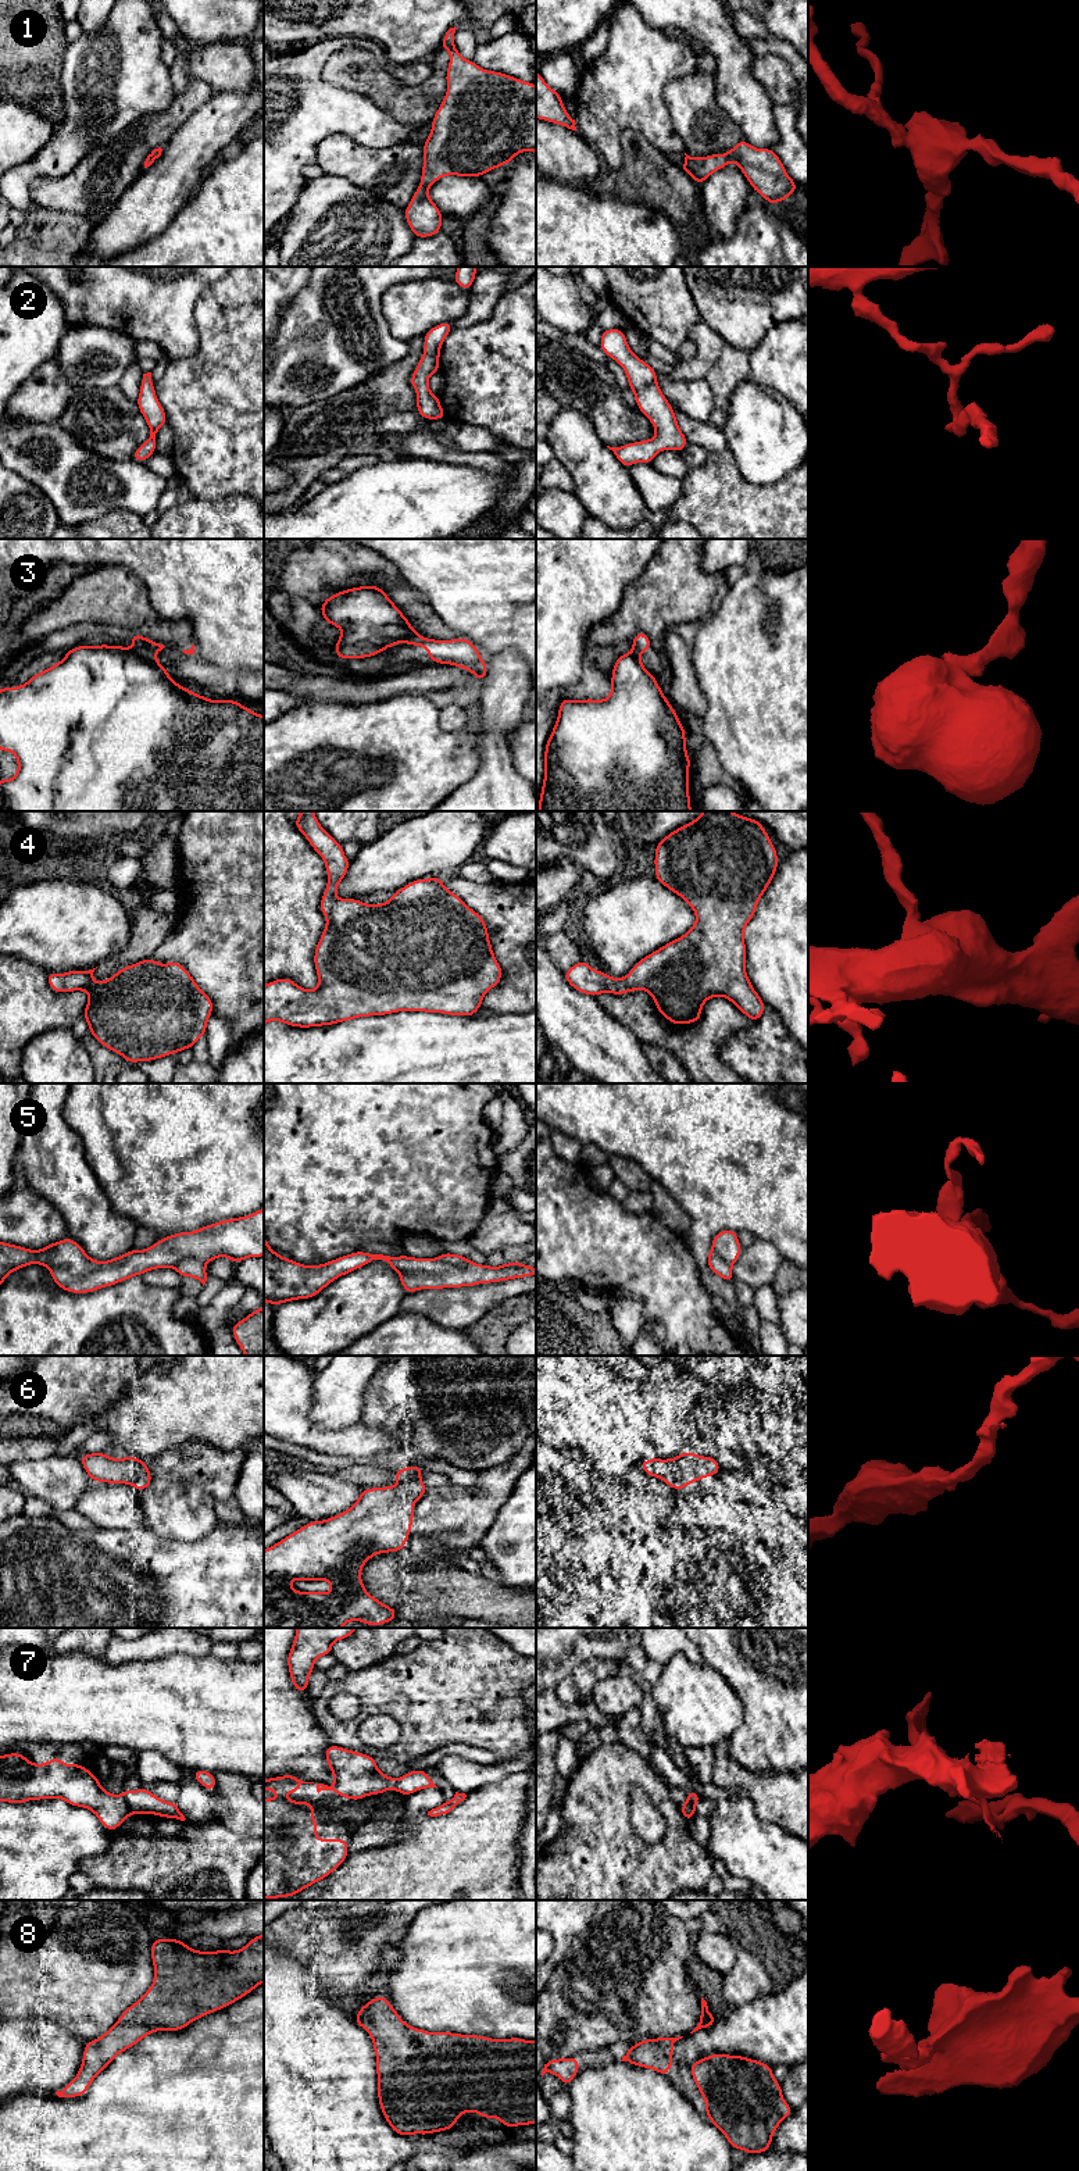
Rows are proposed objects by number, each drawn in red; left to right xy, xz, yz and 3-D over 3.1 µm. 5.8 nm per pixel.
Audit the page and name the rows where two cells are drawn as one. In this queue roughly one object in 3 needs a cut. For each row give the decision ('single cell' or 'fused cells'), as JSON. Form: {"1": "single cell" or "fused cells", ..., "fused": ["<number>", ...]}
{"1": "single cell", "2": "single cell", "3": "fused cells", "4": "single cell", "5": "fused cells", "6": "single cell", "7": "fused cells", "8": "single cell", "fused": ["3", "5", "7"]}

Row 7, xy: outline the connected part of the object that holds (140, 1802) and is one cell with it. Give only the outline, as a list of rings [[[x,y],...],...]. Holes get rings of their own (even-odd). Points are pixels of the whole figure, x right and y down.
[[[140,1788],[137,1790],[124,1789],[125,1799],[131,1813],[135,1814],[156,1814],[164,1818],[176,1818],[185,1821],[175,1802],[165,1802],[151,1793],[149,1789]]]

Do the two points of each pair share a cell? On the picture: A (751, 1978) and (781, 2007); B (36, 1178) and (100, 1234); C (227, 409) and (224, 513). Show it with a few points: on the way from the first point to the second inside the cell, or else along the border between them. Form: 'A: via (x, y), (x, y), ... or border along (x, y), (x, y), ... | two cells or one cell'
A: border along (772, 1992), (738, 2006) | two cells
B: via (52, 1188), (85, 1218) | one cell
C: border along (195, 496), (215, 499), (246, 495), (249, 497) | two cells

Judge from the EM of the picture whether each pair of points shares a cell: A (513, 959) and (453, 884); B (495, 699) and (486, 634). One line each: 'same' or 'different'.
A: same
B: different

